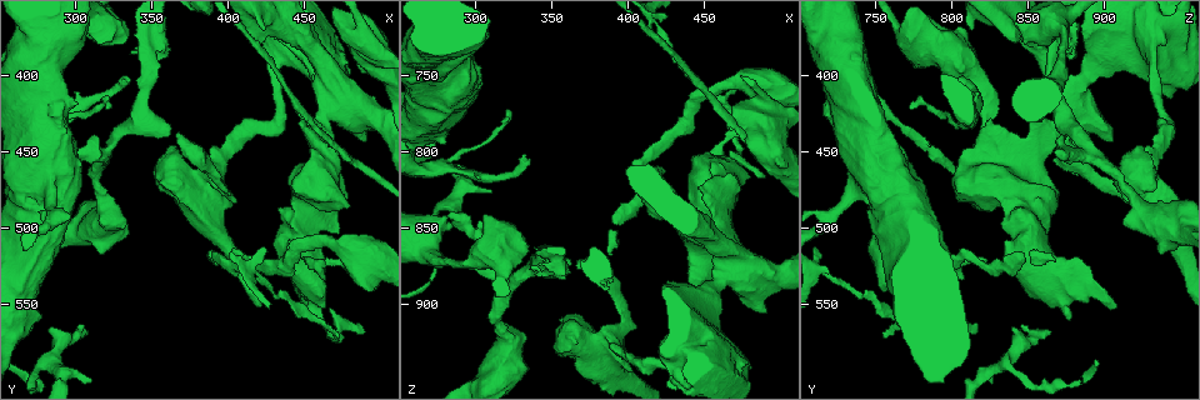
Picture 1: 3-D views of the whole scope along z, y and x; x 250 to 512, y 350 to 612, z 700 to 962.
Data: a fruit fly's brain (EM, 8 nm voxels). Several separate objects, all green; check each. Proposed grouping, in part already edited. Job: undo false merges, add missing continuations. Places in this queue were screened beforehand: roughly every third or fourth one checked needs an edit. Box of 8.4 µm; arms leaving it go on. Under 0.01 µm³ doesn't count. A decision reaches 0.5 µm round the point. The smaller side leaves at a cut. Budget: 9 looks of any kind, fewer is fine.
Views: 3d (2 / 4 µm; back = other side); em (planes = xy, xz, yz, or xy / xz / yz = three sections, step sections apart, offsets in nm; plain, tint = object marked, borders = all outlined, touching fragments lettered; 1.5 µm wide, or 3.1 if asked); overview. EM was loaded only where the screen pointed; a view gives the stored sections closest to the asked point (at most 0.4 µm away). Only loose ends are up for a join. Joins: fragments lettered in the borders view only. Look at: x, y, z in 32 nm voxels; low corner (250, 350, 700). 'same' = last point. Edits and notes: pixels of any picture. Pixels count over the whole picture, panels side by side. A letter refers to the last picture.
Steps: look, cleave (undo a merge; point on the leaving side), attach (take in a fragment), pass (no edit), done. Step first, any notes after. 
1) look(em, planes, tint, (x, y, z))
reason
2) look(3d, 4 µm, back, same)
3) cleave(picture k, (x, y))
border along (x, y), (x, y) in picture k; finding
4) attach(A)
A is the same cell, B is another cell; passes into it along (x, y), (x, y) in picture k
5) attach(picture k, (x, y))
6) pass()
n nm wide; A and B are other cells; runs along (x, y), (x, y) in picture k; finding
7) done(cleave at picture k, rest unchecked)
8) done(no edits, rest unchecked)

look(em, planes, tint, (432, 432, 942))
sharp bend

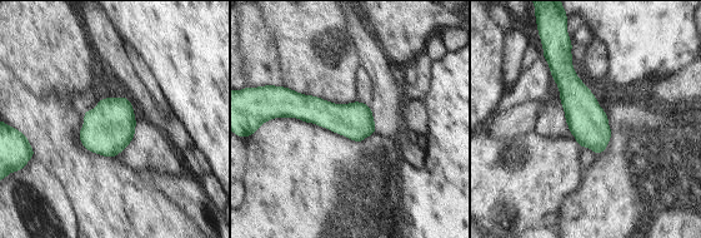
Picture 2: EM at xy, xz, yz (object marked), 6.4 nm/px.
look(em, planes, borders, same)
what lies round it

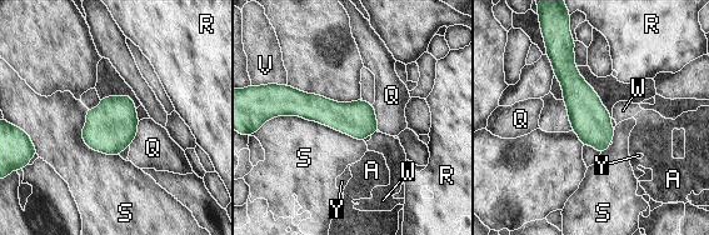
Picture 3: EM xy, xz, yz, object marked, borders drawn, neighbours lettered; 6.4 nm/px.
pass()
A, Q, R, S, V, W and Y are other cells; border along (266, 120), (301, 116), (363, 141) in picture 3; continuous, no second neuron

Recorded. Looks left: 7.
look(em, planes, tint, (394, 520, 852))
narrows sharply

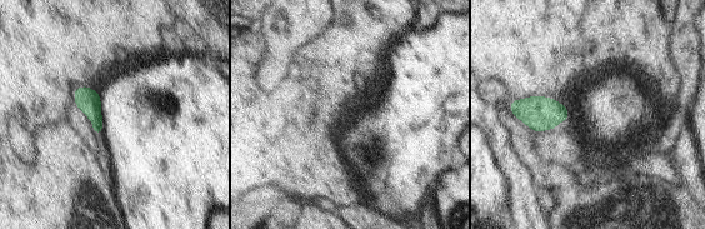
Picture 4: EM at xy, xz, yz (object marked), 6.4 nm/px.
look(em, planes, borders, same)
see the neighbours

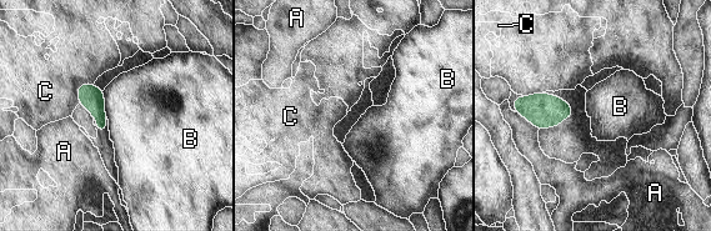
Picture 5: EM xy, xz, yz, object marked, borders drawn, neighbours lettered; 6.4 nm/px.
pass()
30 nm wide; A, B and C are other cells; border along (103, 90), (104, 111), (108, 117) in picture 5; all the same neuron

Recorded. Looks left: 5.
look(em, planes, borders, (306, 566, 864))

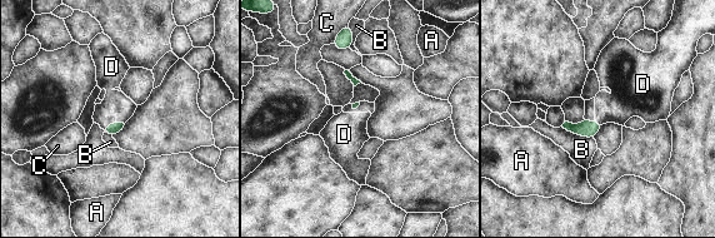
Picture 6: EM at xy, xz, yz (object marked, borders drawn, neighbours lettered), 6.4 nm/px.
attach(D)
B touches over 240 nm; D is the same cell, A, B and C are other cells; passes into it along (113, 129), (114, 123), (116, 107) in picture 6; it goes on there

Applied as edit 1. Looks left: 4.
look(3d, 2 µm, (474, 570, 760))
an open end

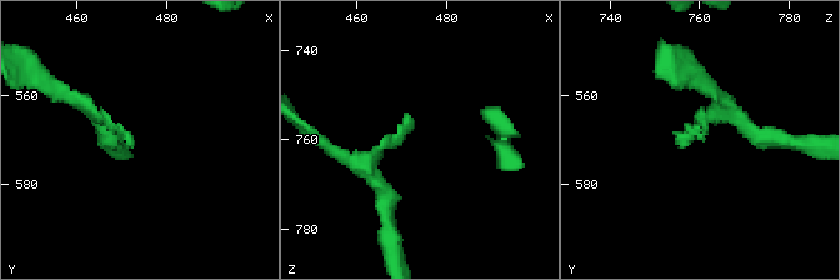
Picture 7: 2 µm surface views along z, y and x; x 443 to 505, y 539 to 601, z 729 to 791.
look(em, planes, borders, (473, 571, 758))

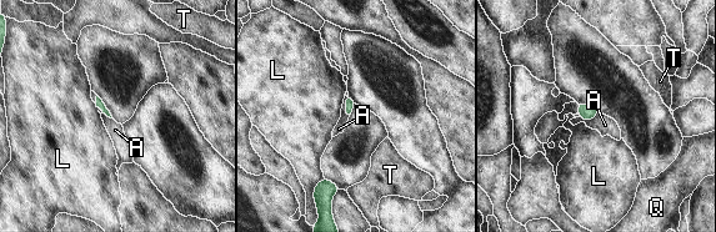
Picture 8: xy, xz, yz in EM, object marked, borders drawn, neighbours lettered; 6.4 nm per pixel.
attach(A)
A touches over 140 nm; A is the same cell, L, Q and T are other cells; passes into it along (587, 112), (589, 120), (605, 125) in picture 8; the neuron continues

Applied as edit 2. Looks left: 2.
done(attach at picture 6, attach at picture 8, rest unchecked)

